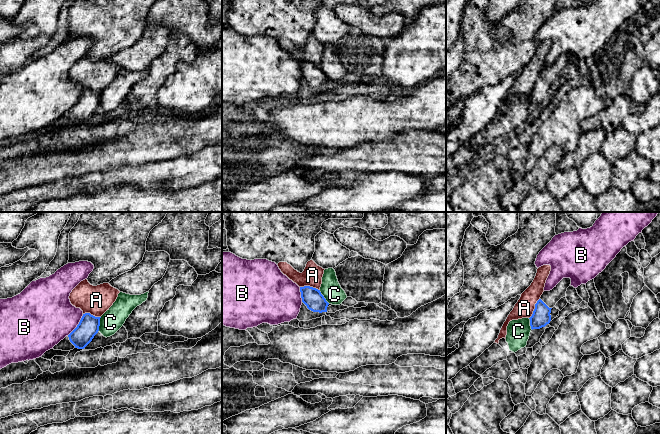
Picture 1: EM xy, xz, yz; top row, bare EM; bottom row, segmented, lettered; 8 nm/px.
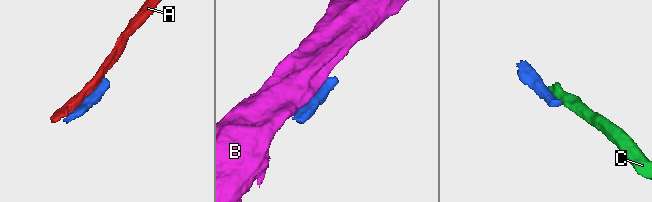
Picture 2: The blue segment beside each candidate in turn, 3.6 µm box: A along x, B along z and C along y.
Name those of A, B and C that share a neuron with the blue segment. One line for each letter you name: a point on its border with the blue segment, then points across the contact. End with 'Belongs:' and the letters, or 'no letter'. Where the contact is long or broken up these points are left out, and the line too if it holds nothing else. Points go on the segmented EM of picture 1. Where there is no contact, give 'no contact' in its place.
Belongs: no letter

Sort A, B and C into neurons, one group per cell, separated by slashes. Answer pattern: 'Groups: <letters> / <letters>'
Groups: A / B / C

